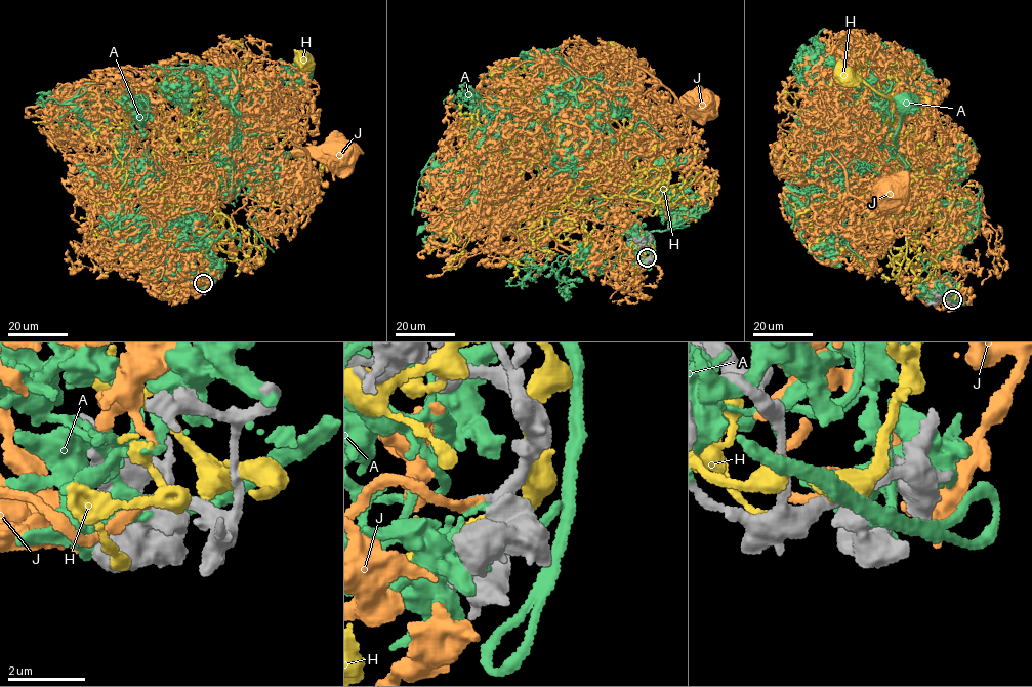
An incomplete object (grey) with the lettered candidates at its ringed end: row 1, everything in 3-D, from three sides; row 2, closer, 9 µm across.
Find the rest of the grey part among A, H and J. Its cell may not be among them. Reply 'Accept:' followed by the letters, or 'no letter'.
Accept: J

